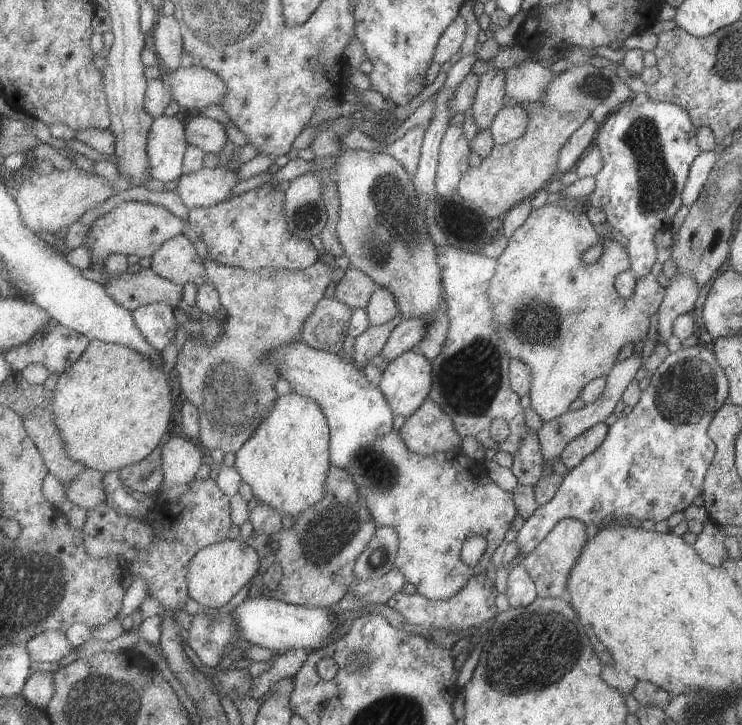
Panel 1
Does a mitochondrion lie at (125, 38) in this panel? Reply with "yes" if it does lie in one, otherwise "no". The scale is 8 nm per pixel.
no

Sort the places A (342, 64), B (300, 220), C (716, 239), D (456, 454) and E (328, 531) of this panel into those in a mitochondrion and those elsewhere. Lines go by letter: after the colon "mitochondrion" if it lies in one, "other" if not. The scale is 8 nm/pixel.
A: other
B: mitochondrion
C: other
D: other
E: mitochondrion

